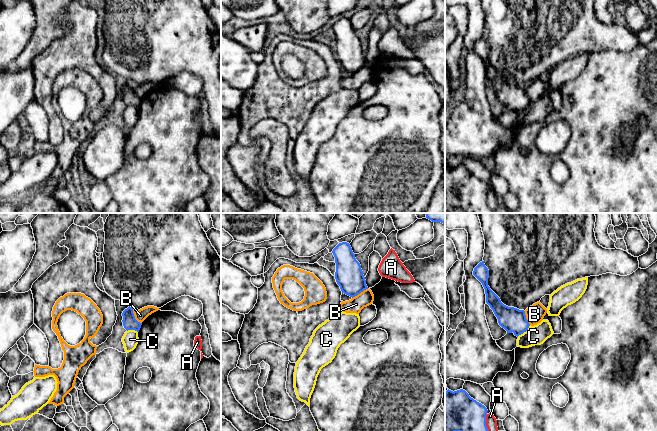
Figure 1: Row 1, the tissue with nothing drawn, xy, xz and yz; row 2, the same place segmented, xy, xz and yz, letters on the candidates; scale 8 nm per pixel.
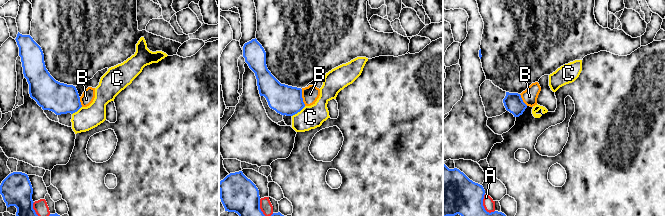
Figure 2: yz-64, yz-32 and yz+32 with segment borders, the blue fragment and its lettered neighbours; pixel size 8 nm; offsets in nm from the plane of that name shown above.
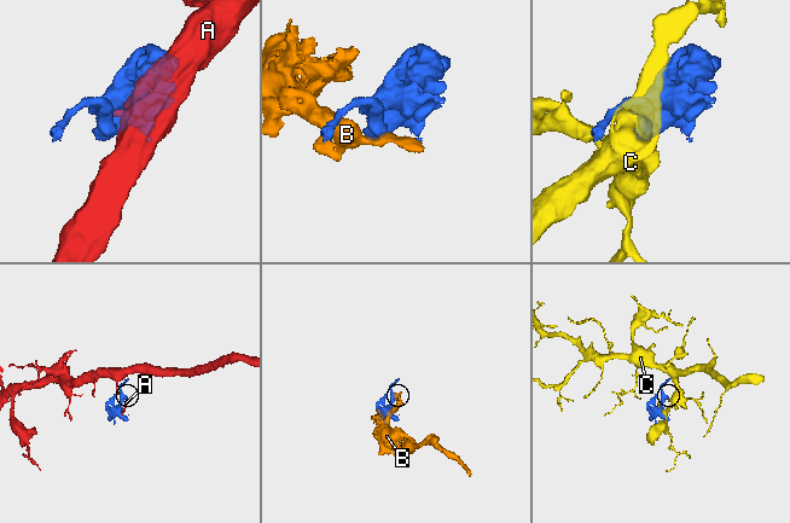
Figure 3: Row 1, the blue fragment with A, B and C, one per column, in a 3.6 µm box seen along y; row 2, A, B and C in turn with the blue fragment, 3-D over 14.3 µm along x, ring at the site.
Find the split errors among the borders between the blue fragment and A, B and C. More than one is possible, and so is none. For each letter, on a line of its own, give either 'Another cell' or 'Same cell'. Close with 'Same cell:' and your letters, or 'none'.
A: Another cell
B: Another cell
C: Another cell
Same cell: none

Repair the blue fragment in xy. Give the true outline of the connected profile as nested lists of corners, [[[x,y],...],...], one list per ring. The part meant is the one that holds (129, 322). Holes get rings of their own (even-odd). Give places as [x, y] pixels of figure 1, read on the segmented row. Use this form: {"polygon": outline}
{"polygon": [[[129,306],[127,309],[125,309],[122,313],[122,316],[123,316],[123,320],[122,320],[123,326],[127,331],[135,330],[139,332],[142,323],[138,322],[135,319],[132,307]]]}

